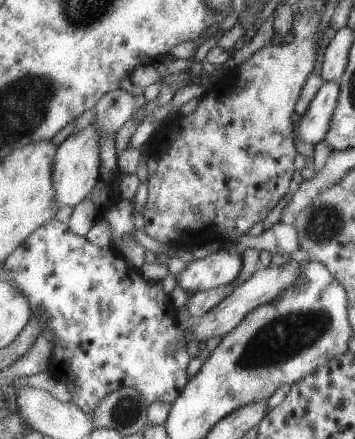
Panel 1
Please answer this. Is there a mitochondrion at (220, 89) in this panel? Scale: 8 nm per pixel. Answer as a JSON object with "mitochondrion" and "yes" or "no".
{"mitochondrion":"no"}

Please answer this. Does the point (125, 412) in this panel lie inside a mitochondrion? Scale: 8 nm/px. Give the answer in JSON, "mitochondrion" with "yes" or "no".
{"mitochondrion":"yes"}

